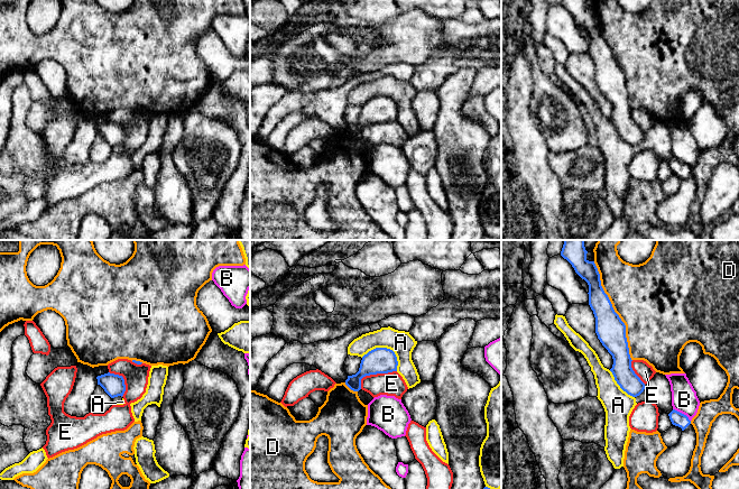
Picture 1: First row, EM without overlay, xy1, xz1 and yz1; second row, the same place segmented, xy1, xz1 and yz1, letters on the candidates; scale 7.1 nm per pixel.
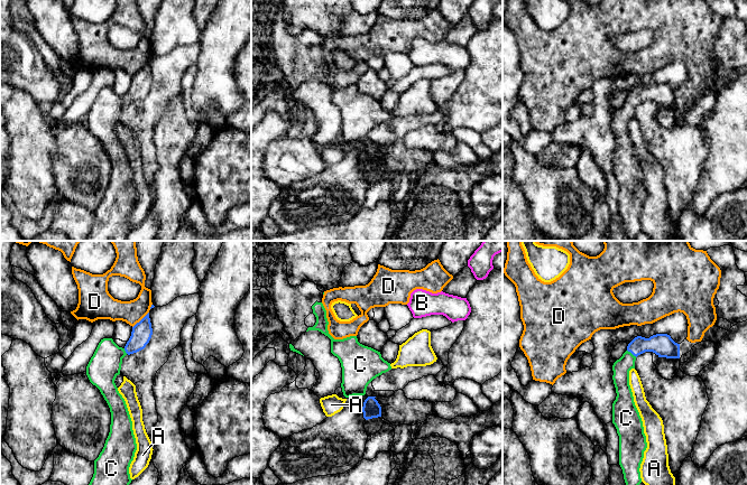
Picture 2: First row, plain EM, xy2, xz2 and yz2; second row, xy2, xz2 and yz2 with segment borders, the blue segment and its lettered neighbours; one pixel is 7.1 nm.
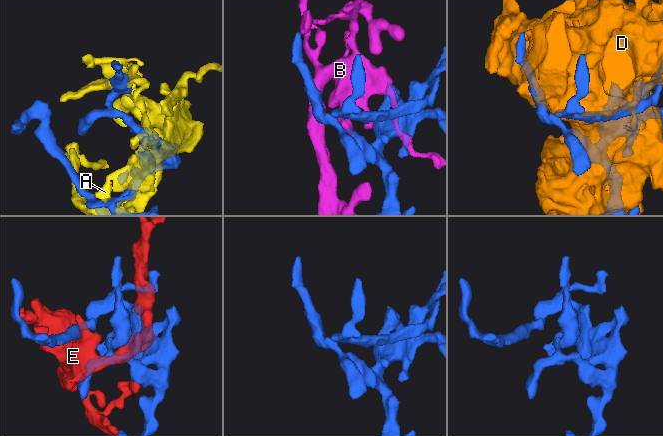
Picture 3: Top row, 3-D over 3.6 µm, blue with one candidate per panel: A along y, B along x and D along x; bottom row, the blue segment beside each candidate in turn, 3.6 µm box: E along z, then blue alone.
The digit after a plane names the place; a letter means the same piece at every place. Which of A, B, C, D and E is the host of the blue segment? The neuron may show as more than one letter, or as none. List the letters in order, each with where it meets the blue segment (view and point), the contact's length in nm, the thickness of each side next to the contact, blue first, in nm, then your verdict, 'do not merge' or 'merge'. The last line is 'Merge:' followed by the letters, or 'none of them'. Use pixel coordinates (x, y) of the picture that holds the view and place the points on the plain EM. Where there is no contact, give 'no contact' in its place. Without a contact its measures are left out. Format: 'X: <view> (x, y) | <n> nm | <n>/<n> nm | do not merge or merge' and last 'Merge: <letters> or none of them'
A: xz1 (386, 97) | 280 nm | 190/170 nm | do not merge
B: yz1 (681, 162) | 160 nm | 100/190 nm | do not merge
C: yz2 (632, 102) | 90 nm | 160/120 nm | merge
D: yz1 (613, 60) | 750 nm | 200/480 nm | do not merge
E: xz1 (373, 122) | 300 nm | 190/170 nm | do not merge
Merge: C

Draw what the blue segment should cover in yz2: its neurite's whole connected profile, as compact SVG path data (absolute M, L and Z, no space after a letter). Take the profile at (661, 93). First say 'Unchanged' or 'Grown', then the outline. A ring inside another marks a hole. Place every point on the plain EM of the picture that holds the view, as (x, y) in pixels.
Grown. M656 83L649 87L637 85L612 114L617 142L612 152L612 172L619 185L619 214L628 241L634 241L642 232L639 217L647 197L643 170L629 134L629 120L635 118L636 106L645 101L653 101L658 106L680 108L680 93L667 83Z

